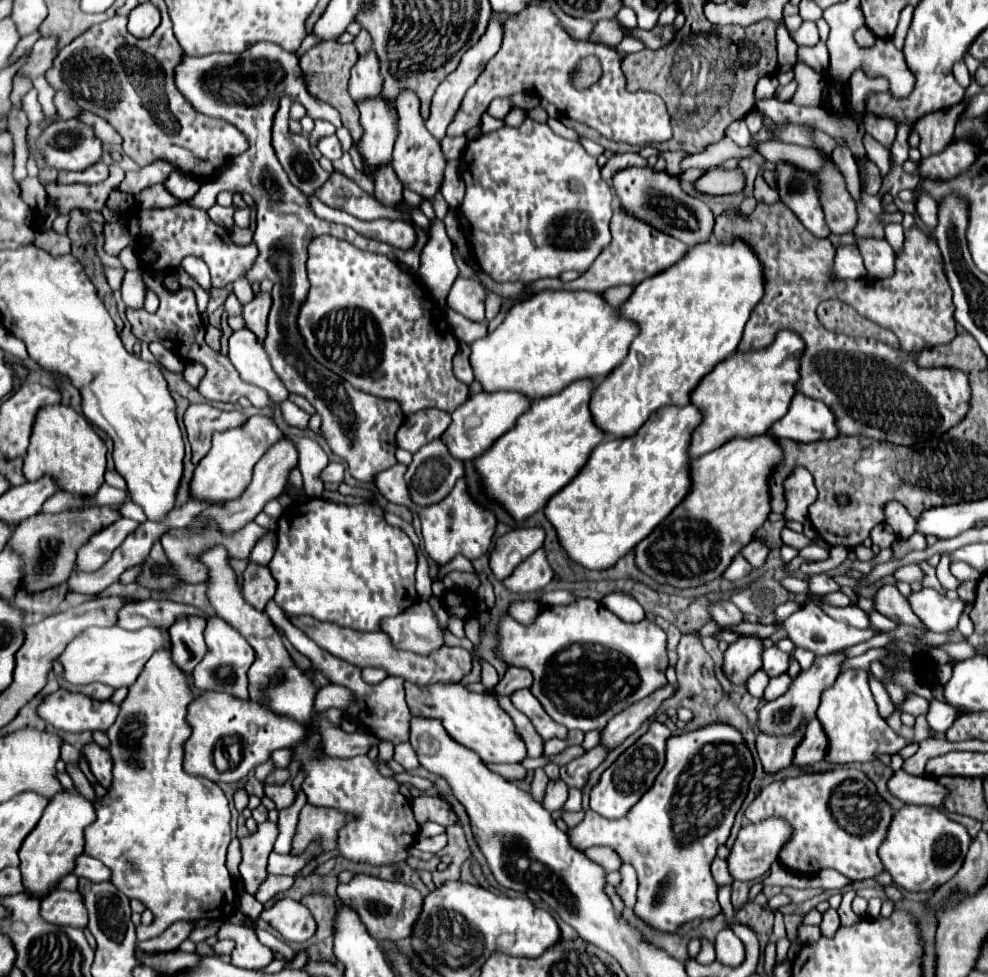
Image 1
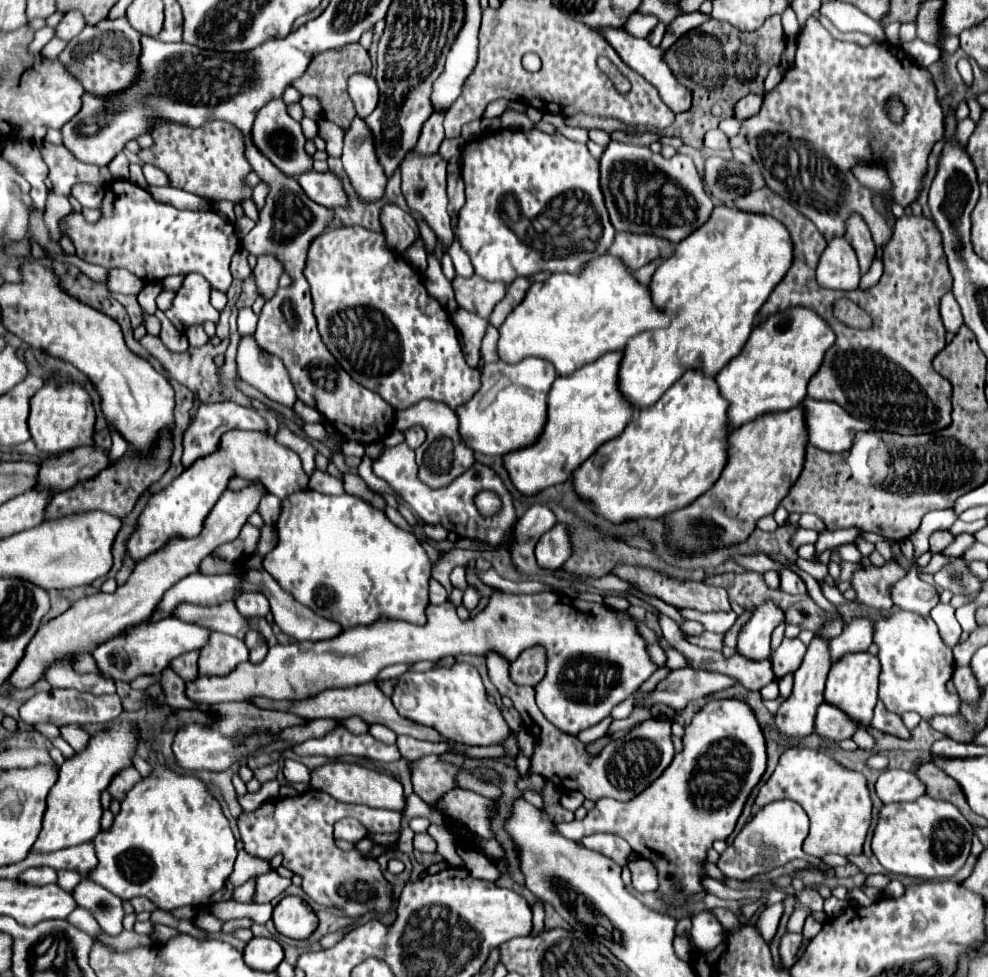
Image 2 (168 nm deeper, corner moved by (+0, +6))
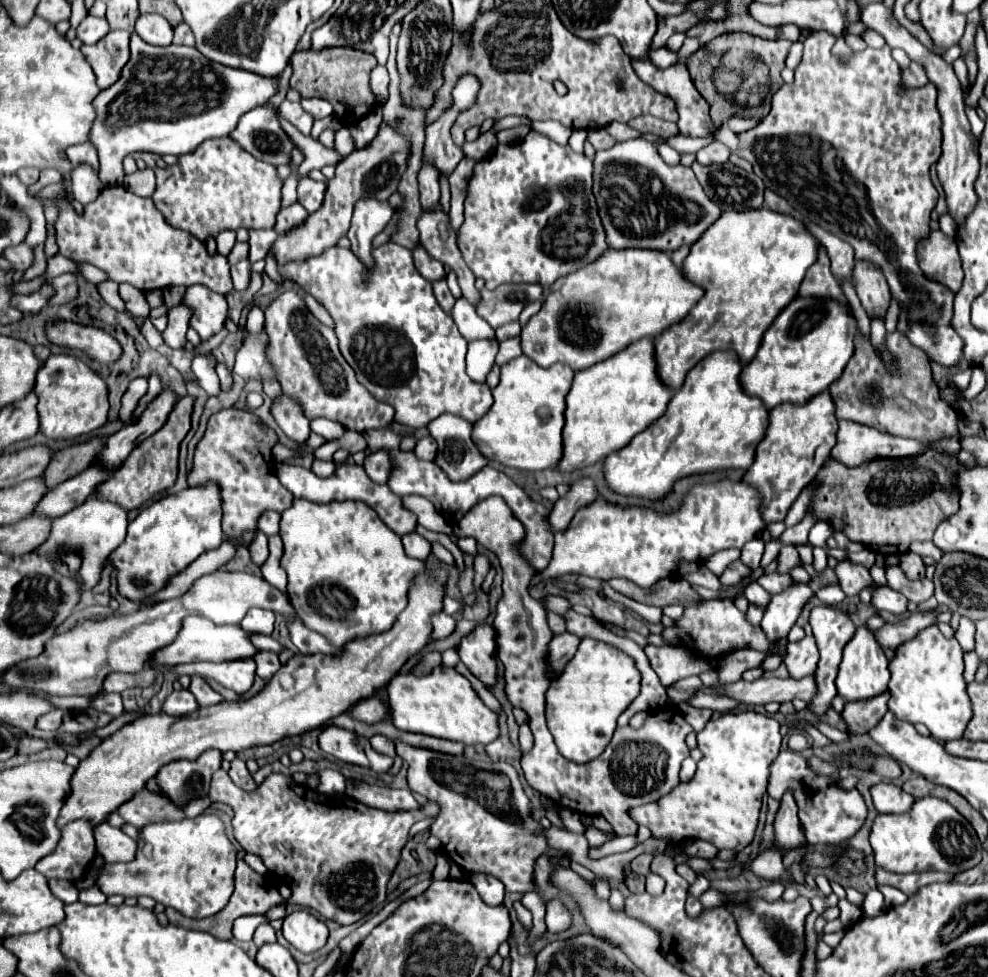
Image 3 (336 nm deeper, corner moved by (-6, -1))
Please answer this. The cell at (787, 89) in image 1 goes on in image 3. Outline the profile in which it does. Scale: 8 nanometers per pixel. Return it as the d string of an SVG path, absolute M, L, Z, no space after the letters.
M813 32L805 40L803 60L795 68L795 82L793 84L785 84L785 86L779 88L779 92L775 92L773 102L771 102L771 112L753 130L747 130L743 134L735 134L727 126L723 126L721 132L719 132L719 136L717 136L717 140L723 142L723 144L727 144L727 148L731 150L731 154L737 154L741 158L743 158L743 148L759 148L759 156L755 158L755 166L757 166L757 174L763 178L765 186L769 186L773 192L777 192L779 196L783 196L787 200L787 204L793 206L805 220L809 220L809 222L825 228L827 232L843 238L845 242L849 242L855 248L855 260L865 260L867 264L875 264L883 272L883 276L885 276L885 280L887 280L887 284L891 288L893 298L899 302L897 330L899 332L905 330L905 336L911 340L911 344L917 346L919 350L923 350L931 362L937 362L941 366L953 368L953 366L961 364L961 360L963 360L963 340L959 338L959 334L955 332L955 328L951 328L953 298L955 298L955 294L953 292L949 294L949 288L947 286L943 286L939 282L933 282L933 280L927 280L923 276L923 270L917 264L917 244L931 234L931 228L929 228L929 220L931 218L929 216L931 216L931 210L937 204L937 190L935 190L935 186L933 186L933 182L929 178L931 162L937 162L939 156L941 156L941 116L939 116L939 110L937 110L937 92L935 92L935 86L933 84L925 84L923 88L901 92L899 90L901 68L893 60L889 46L883 46L881 50L867 48L865 52L853 54L853 58L847 58L847 62L843 64L831 52L833 44L835 44L835 36L833 34L829 34L829 32Z

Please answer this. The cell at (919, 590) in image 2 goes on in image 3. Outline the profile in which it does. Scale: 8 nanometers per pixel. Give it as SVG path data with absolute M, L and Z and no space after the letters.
M875 588L873 598L871 598L871 606L881 612L893 612L893 614L901 614L907 612L907 598L903 598L903 594L891 590L891 588Z

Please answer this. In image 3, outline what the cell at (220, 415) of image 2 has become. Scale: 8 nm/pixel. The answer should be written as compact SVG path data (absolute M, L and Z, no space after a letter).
M229 408L213 414L207 432L197 444L189 486L217 484L223 508L223 534L239 538L243 532L257 530L257 520L263 512L283 512L291 506L293 494L283 488L275 474L271 446L277 444L277 434L271 428L261 428L259 418L249 410Z

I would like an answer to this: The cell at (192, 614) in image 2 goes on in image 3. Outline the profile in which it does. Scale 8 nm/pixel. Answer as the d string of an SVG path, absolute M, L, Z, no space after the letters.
M255 634L253 636L253 644L259 648L259 650L271 650L275 654L281 654L285 650L285 646L281 646L277 640L273 640L271 636L263 636L263 634Z

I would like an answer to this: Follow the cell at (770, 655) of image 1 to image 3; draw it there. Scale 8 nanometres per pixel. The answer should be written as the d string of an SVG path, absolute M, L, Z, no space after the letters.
M805 636L799 642L787 644L785 664L793 678L803 678L813 674L817 668L817 660L819 660L819 652L817 652L813 636Z

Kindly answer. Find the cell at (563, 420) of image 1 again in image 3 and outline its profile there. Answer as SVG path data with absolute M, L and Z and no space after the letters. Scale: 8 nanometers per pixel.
M653 338L631 344L631 348L617 352L611 360L595 364L595 368L575 372L565 410L563 460L557 468L561 472L581 470L583 466L591 466L599 458L623 448L635 434L653 424L655 418L663 416L671 396L673 390L667 388L657 376Z

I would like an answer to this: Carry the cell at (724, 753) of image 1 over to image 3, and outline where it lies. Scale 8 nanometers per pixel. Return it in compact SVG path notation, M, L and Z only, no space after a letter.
M735 710L735 712L727 712L711 718L707 726L701 732L697 732L697 742L699 742L699 750L703 752L703 758L697 764L697 772L693 780L679 784L657 802L633 808L629 814L635 818L639 826L649 826L653 832L653 838L669 838L671 844L679 844L685 838L701 838L711 842L717 848L729 848L739 852L745 846L749 846L755 836L761 798L767 790L769 766L777 758L781 748L779 722L771 716L765 716L753 710Z

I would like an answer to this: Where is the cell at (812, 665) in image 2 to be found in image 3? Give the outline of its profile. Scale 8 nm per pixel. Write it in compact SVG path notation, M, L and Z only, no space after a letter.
M819 604L811 610L809 616L809 624L813 628L813 636L817 640L817 648L821 652L821 660L817 664L817 672L815 672L815 680L817 680L817 694L815 700L811 702L811 710L815 714L823 714L825 710L831 708L831 700L837 696L837 688L835 688L835 676L839 670L839 662L841 662L841 654L845 644L853 638L855 634L855 624L851 620L851 616L839 608L839 606L827 606L827 604Z

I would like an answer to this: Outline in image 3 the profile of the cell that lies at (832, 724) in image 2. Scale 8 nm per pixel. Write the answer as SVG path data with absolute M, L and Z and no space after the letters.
M887 692L883 696L875 696L875 700L859 700L859 704L847 704L843 710L843 718L851 734L865 734L885 716L885 712Z

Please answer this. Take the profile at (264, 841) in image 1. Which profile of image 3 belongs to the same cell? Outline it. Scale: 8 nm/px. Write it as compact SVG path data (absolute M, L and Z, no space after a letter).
M225 770L213 774L209 802L225 802L233 808L235 840L245 852L261 856L267 870L291 888L287 904L317 910L343 926L359 922L371 914L371 908L385 902L385 888L399 862L409 828L417 820L439 814L437 804L431 802L415 810L387 812L371 808L347 794L319 794L285 774L269 774L263 784L247 792L235 786Z

